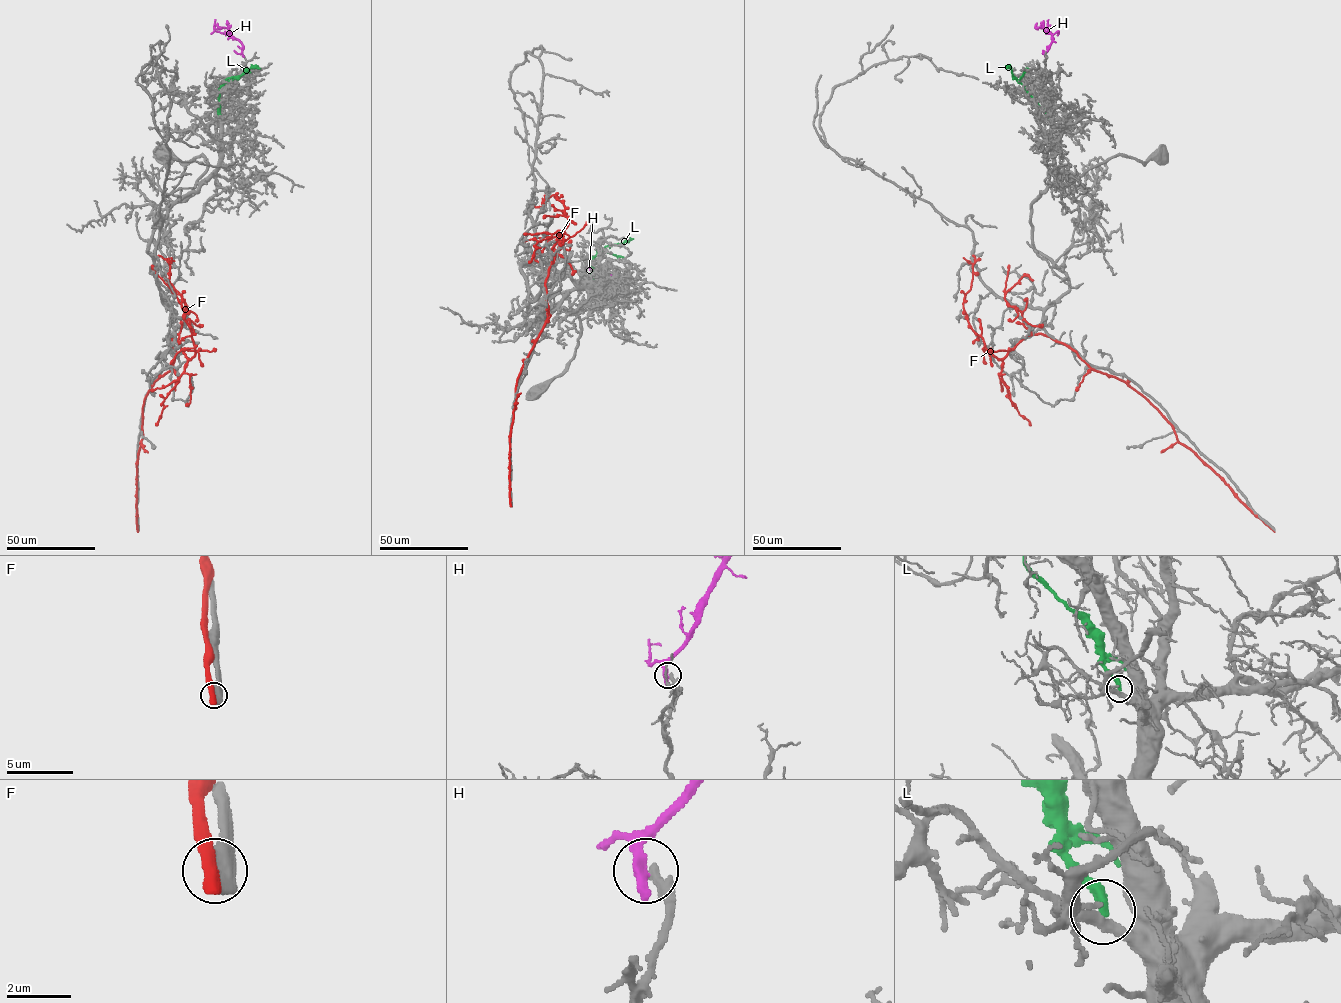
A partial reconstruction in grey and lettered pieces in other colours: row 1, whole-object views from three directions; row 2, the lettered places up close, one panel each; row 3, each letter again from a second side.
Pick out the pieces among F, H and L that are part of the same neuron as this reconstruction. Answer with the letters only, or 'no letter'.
no letter

